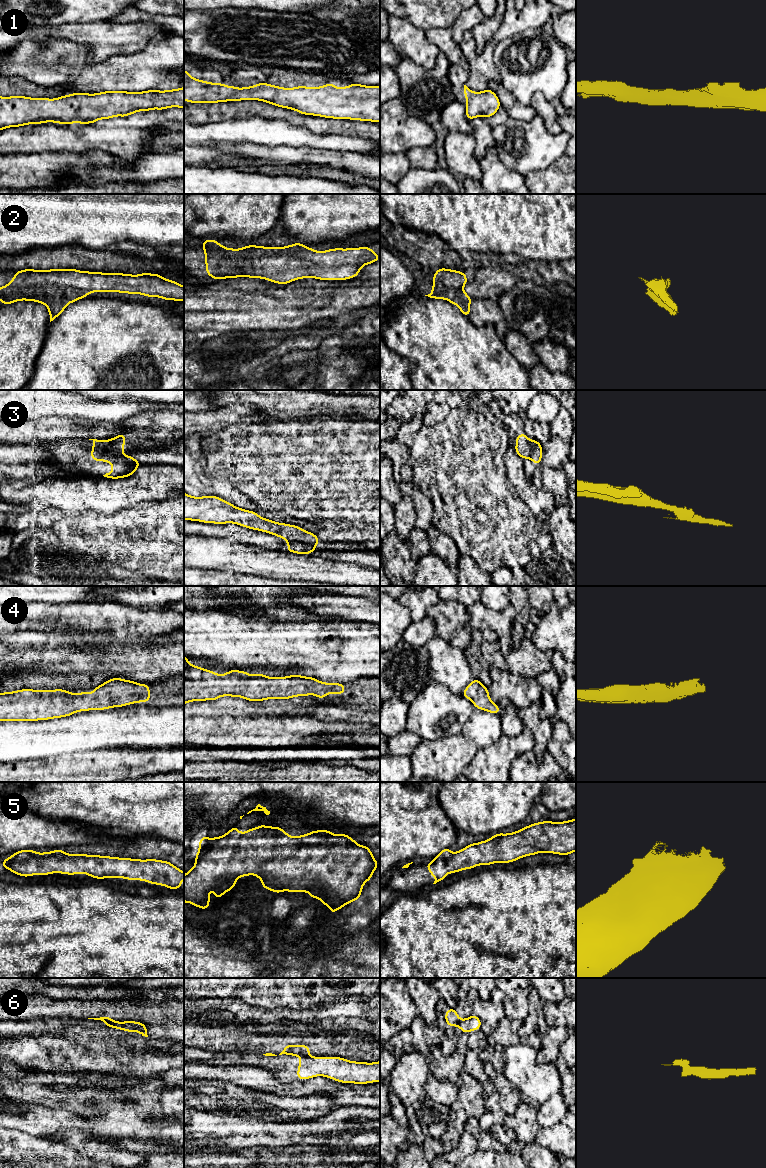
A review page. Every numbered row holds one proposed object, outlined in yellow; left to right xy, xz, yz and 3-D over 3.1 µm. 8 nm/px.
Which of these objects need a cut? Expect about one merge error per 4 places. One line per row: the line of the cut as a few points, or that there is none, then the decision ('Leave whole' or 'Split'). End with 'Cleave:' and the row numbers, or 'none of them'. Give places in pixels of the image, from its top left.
1: No split. Leave whole
2: No split. Leave whole
3: Split along xz (288, 540), (314, 546). Split
4: No split. Leave whole
5: No split. Leave whole
6: Split along xy (113, 1020), (109, 1021), (106, 1025). Split
Cleave: 3, 6

